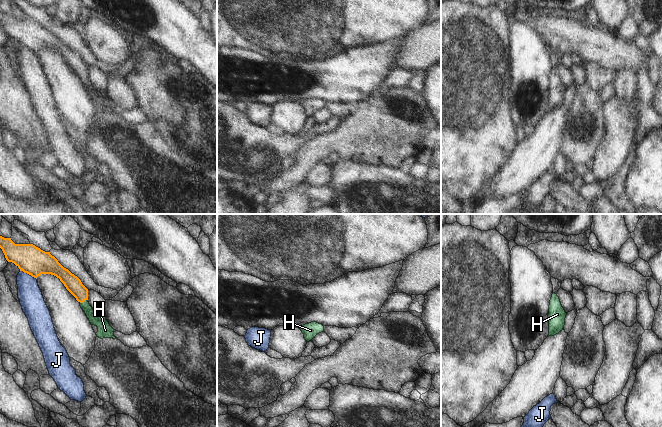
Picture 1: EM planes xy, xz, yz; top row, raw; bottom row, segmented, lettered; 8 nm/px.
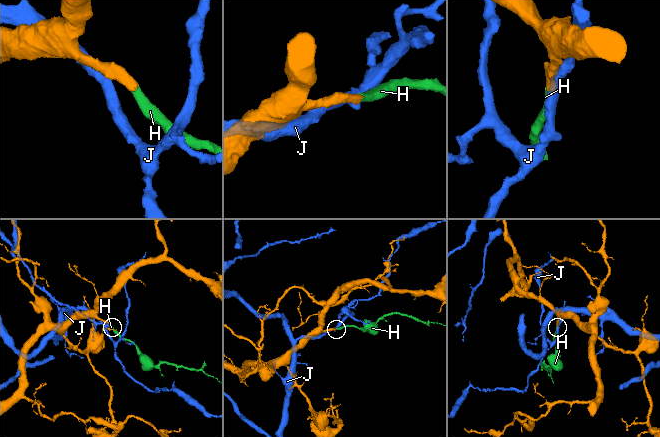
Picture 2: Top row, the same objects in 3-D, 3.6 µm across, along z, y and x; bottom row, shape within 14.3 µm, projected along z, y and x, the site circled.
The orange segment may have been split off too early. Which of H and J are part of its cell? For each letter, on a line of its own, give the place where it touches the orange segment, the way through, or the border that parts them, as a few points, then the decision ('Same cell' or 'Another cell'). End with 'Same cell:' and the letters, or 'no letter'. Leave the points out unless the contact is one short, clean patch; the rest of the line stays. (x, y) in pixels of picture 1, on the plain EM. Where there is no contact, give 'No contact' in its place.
H: Touches orange at xy (83, 77). Path across: xy (73, 60), (80, 68), (83, 77), (87, 85), (100, 97). Same cell
J: Touches orange at xy (28, 49). Another cell
Same cell: H.

